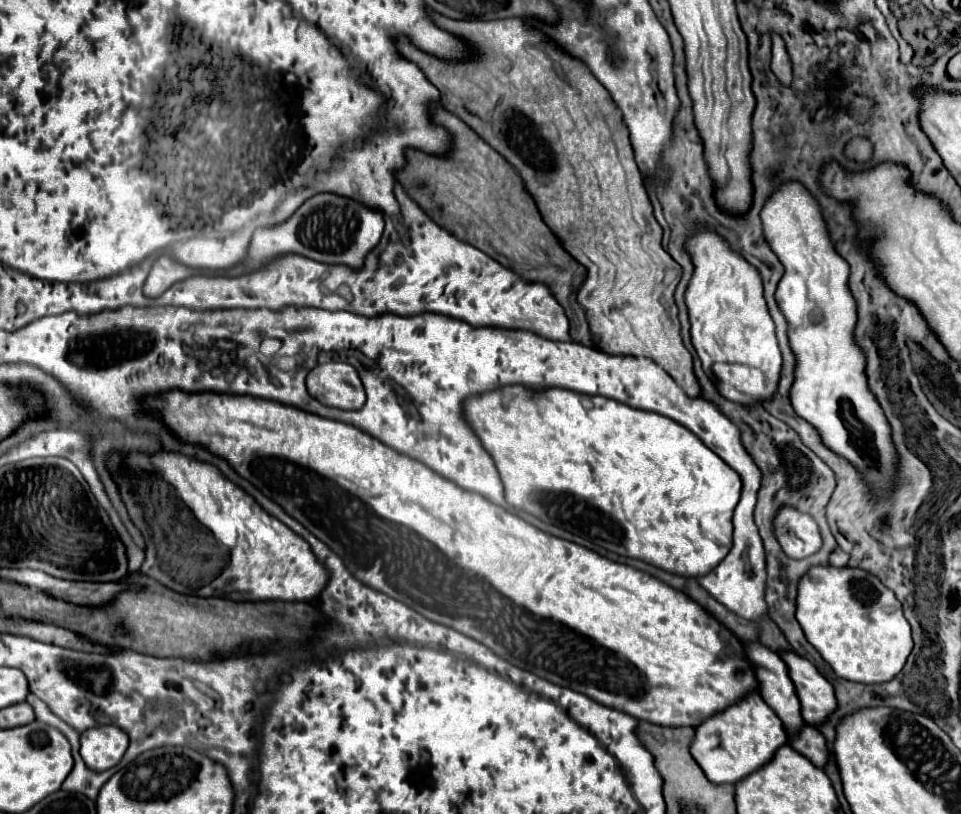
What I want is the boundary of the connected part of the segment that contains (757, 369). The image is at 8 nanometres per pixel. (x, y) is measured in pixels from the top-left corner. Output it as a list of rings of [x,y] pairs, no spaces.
[[[696,225],[692,237],[688,237],[688,255],[694,263],[694,275],[686,287],[684,301],[692,325],[692,345],[704,371],[730,401],[748,405],[756,399],[772,397],[780,379],[782,357],[774,323],[762,297],[760,273],[724,237],[718,237],[712,229],[704,229],[704,225]]]

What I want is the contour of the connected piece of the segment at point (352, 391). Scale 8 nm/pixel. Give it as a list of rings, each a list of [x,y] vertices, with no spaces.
[[[331,361],[316,366],[306,377],[308,391],[324,405],[360,409],[366,401],[362,381],[348,363]]]

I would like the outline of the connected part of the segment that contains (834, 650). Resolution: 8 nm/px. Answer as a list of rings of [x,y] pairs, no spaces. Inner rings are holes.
[[[812,567],[798,583],[798,607],[796,619],[802,625],[806,639],[812,641],[822,659],[834,669],[836,677],[858,683],[884,683],[892,679],[904,667],[910,651],[912,637],[910,625],[902,615],[902,605],[894,593],[880,583],[878,577],[862,569],[836,569],[836,567]]]

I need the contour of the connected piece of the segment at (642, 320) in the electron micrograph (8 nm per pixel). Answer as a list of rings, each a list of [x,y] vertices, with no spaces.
[[[432,9],[426,11],[440,29],[460,37],[472,51],[478,49],[482,57],[440,59],[418,49],[404,35],[396,37],[396,49],[416,63],[430,83],[438,87],[444,109],[460,117],[516,167],[526,189],[536,199],[546,225],[558,235],[564,249],[588,269],[588,277],[578,291],[578,303],[586,309],[590,331],[600,349],[612,355],[650,357],[666,369],[688,397],[700,397],[702,389],[692,369],[692,355],[680,337],[678,309],[674,303],[674,287],[682,277],[682,267],[662,249],[662,227],[652,215],[642,173],[634,161],[628,127],[610,93],[580,59],[564,53],[552,37],[546,37],[542,29],[536,29],[528,21],[452,21]]]

